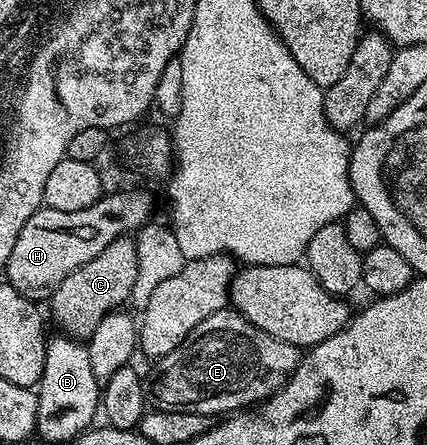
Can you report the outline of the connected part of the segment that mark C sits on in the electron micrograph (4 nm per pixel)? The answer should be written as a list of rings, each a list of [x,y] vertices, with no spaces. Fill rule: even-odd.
[[[127,236],[112,240],[112,244],[108,244],[108,248],[104,248],[104,252],[100,252],[100,256],[95,256],[93,260],[88,260],[88,264],[76,268],[76,272],[64,276],[60,288],[56,288],[50,295],[48,307],[50,306],[50,314],[54,317],[55,324],[63,326],[66,329],[63,331],[75,340],[89,340],[92,332],[96,332],[96,324],[100,324],[100,320],[104,320],[106,314],[125,307],[131,301],[130,294],[133,291],[133,284],[136,282],[136,274],[137,244],[135,239]]]

